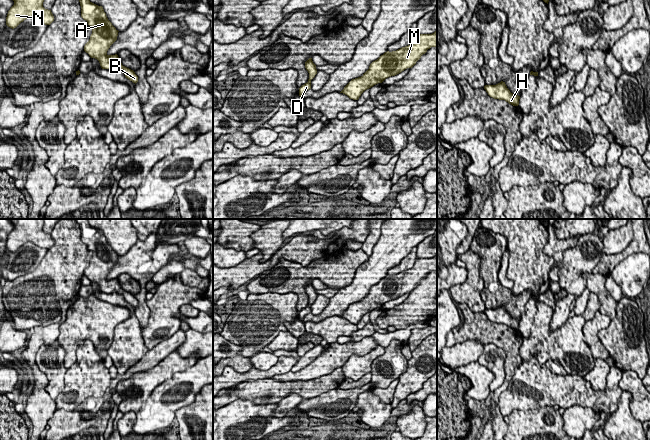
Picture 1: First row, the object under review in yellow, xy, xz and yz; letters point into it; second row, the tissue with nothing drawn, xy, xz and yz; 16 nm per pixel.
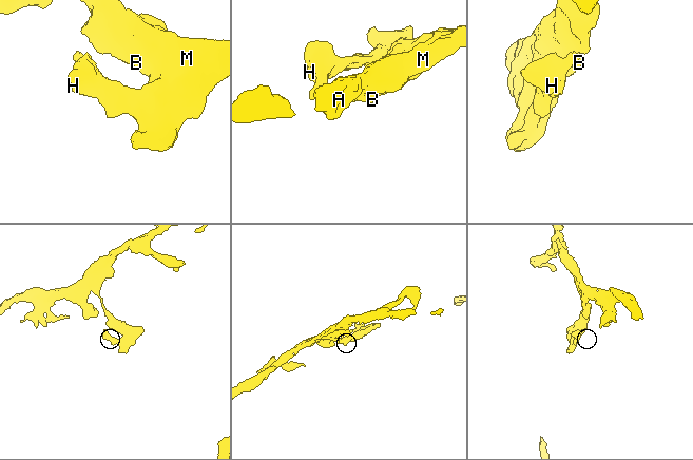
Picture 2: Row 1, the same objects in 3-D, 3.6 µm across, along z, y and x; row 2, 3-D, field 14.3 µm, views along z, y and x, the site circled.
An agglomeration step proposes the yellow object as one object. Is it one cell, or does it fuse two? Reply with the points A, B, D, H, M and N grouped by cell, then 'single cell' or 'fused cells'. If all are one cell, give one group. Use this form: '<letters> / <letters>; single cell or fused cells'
A B D H M N; single cell

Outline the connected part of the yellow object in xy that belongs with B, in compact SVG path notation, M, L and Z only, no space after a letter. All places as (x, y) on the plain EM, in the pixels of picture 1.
M88 219L75 220L80 226L81 241L92 252L92 258L84 270L84 275L91 282L97 283L102 293L116 291L124 297L127 303L136 308L138 306L138 300L135 296L123 290L117 278L107 278L110 270L117 264L119 255L108 244L103 231L92 227L88 223Z

